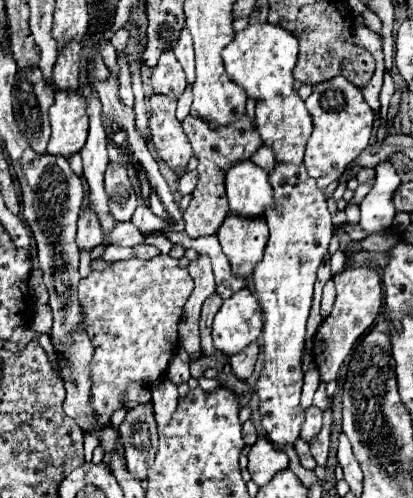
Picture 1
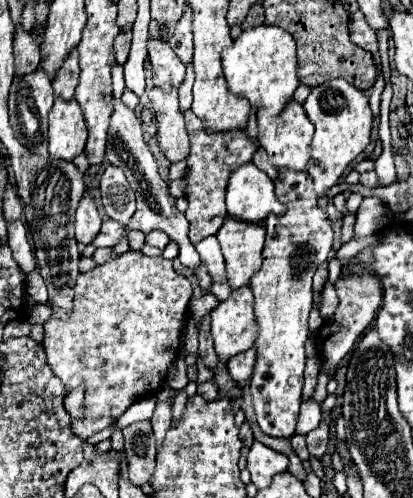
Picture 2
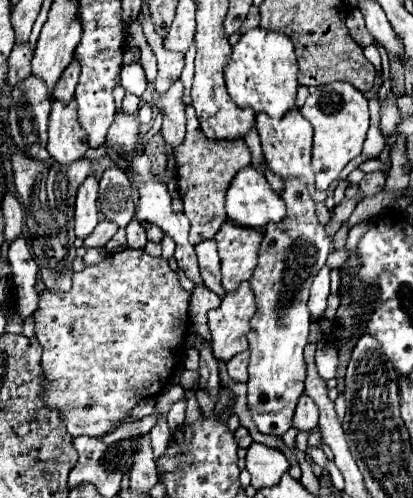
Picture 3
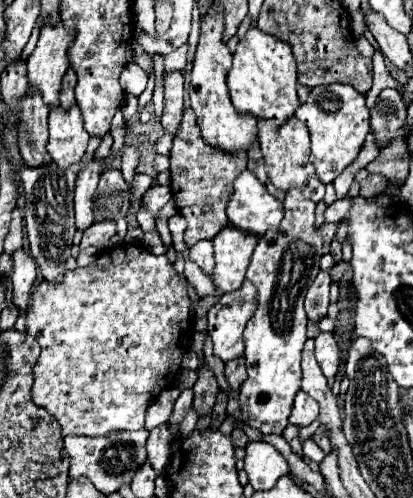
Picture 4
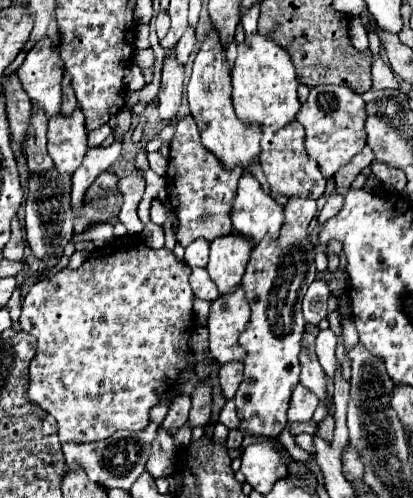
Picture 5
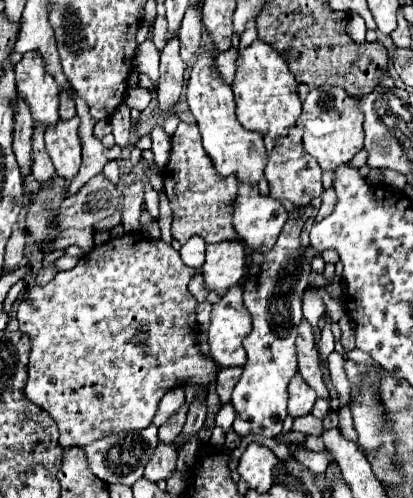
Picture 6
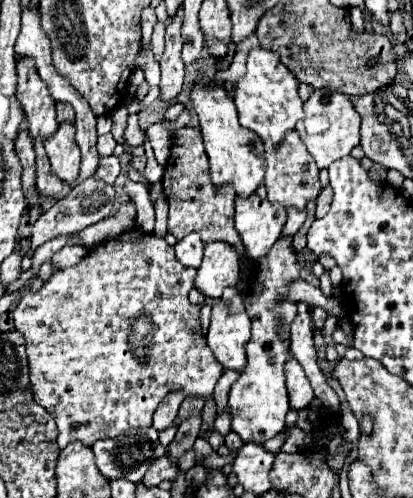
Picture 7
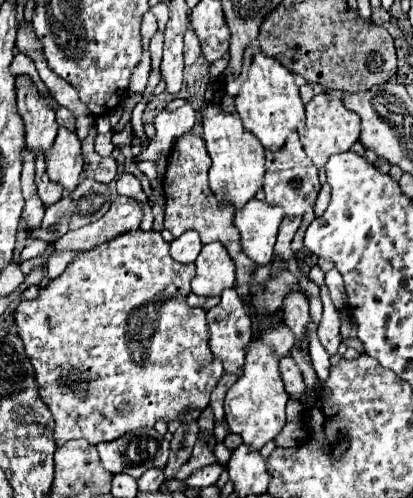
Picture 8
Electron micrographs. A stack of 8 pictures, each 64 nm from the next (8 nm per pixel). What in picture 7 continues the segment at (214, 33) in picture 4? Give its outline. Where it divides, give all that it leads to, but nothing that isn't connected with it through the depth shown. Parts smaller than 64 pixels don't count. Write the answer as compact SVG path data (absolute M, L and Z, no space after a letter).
M200 78L190 92L192 108L200 118L200 132L204 138L204 148L210 160L212 182L220 188L232 184L238 196L250 196L264 180L264 144L260 136L242 128L236 116L236 106L230 94L220 86L208 86Z

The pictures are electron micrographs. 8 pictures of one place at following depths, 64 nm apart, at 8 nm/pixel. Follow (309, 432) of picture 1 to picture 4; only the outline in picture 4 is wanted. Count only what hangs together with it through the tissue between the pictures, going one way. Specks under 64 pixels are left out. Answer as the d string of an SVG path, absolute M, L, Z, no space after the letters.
M298 392L294 400L294 408L290 414L290 424L296 426L310 426L318 418L316 400L312 400L306 392Z

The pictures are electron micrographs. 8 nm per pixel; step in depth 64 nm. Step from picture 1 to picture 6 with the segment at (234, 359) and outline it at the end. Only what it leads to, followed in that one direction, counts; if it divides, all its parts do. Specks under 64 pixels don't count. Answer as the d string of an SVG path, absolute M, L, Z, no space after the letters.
M234 366L234 368L220 368L220 372L218 372L218 388L216 388L216 392L218 392L222 404L230 402L232 390L234 390L236 382L240 380L240 376L242 376L242 368L240 368L240 366L238 366L238 368L236 368L236 366Z

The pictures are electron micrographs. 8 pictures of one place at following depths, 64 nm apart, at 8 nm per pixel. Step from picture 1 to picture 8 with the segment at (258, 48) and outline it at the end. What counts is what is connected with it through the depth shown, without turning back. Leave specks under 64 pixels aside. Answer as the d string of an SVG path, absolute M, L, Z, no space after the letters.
M256 52L248 70L248 80L242 84L240 92L236 94L236 112L240 114L244 128L252 132L256 138L258 132L264 134L262 136L264 140L274 140L278 136L294 132L304 120L304 104L300 100L294 74L288 68L284 68L276 58Z

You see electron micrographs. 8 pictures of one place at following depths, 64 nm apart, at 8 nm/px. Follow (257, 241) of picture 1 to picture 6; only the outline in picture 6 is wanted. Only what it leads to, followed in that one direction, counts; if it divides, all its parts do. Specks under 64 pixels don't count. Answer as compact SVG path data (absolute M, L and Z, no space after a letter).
M224 240L208 244L206 262L202 266L204 280L210 290L218 296L224 296L230 286L238 284L244 276L246 248L240 240Z

